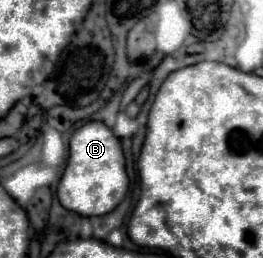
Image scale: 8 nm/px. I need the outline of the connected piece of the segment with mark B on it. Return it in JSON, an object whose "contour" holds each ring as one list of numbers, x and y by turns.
{"contour":[[88,121,70,137,68,165,58,183,56,195,62,207,82,217,100,217,118,207,128,191,128,175,124,167,124,153,120,139,100,121]]}

